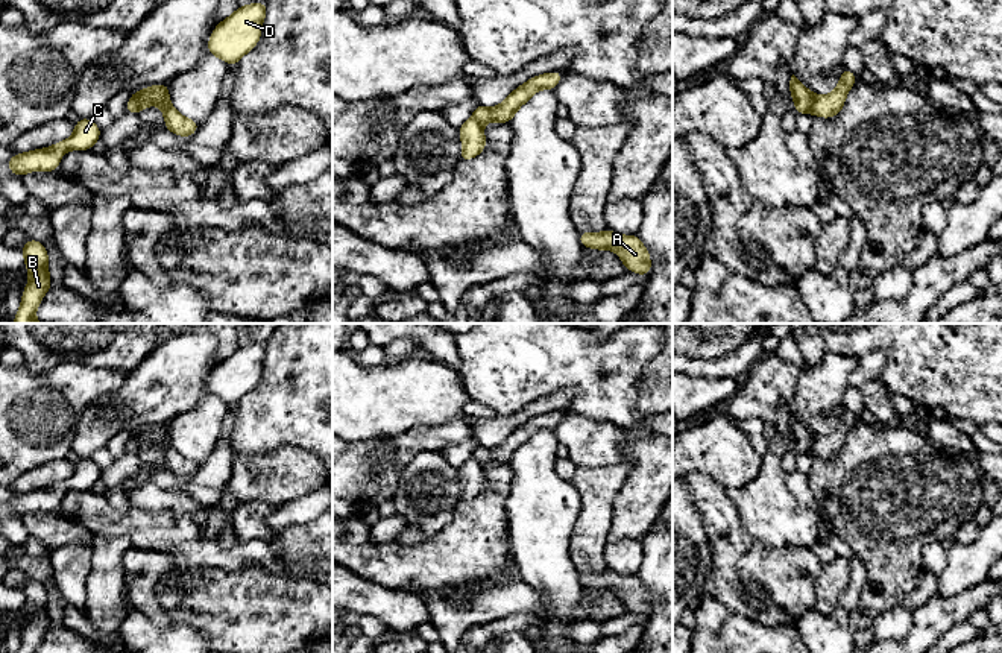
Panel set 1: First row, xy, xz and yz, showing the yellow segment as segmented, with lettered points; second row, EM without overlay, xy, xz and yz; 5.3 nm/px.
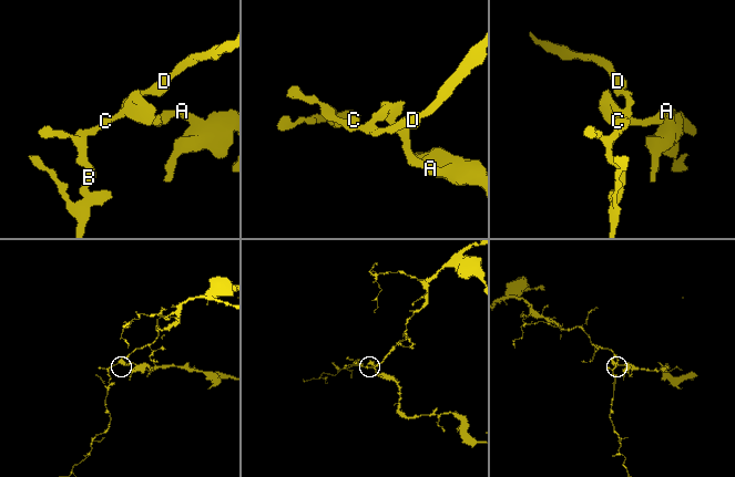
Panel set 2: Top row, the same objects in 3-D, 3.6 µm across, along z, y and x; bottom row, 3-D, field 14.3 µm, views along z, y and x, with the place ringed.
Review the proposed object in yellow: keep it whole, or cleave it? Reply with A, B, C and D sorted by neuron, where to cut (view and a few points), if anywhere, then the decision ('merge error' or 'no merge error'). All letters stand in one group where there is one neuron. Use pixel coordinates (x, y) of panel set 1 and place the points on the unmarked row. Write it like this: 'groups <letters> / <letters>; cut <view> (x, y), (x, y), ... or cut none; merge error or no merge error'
groups A / B C D; cut yz (814, 435), (808, 451); merge error

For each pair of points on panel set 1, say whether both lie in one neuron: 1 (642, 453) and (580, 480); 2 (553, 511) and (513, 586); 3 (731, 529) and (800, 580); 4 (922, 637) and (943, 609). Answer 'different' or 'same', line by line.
1: different
2: different
3: same
4: same

